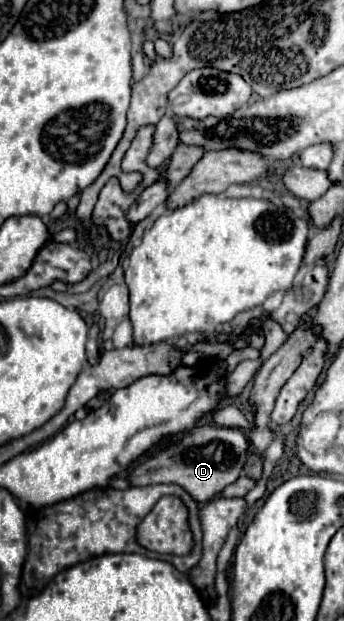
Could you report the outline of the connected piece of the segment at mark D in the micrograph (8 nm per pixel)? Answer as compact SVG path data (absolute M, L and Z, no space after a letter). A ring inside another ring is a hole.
M212 426L194 428L180 442L174 442L168 448L154 454L152 458L140 462L130 474L130 484L148 486L160 482L174 482L184 490L188 490L188 494L194 500L204 504L216 498L226 486L230 486L240 478L248 462L248 454L250 454L250 440L244 436L240 428L212 428Z

